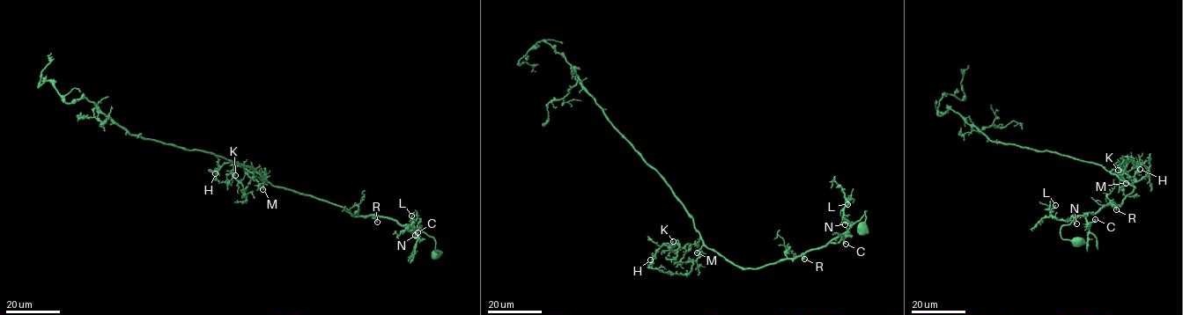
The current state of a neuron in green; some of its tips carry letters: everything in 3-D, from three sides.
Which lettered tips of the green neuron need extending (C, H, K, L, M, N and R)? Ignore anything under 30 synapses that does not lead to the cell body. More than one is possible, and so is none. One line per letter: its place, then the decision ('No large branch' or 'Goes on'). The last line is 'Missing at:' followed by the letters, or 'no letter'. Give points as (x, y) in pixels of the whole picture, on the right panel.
C: Place: (1095, 219). No large branch
H: Place: (1140, 169). No large branch
K: Place: (1118, 170). No large branch
L: Place: (1055, 205). No large branch
M: Place: (1126, 183). No large branch
N: Place: (1076, 223). Goes on
R: Place: (1116, 209). No large branch
Missing at: N

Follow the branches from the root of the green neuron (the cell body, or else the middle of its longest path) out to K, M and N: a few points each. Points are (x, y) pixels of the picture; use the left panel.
K: (435, 253), (435, 239), (418, 228), (352, 215), (273, 186), (242, 165), (235, 175)
M: (435, 253), (435, 239), (418, 228), (374, 216), (352, 215), (343, 208), (266, 181), (262, 189)
N: (435, 253), (438, 252), (433, 237), (420, 230), (415, 235)

